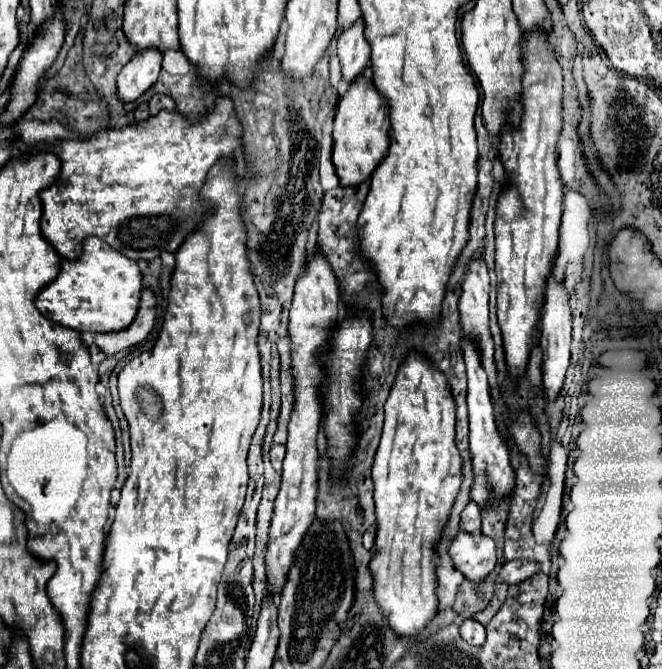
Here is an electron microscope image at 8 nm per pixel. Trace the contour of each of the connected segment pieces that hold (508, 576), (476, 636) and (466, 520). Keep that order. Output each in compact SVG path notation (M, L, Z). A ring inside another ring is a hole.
M513 560L513 562L505 562L499 570L499 578L505 584L519 584L521 580L527 580L527 576L533 576L539 570L539 566L535 562L529 560Z
M465 620L461 624L461 638L473 646L481 646L485 642L485 626L477 620Z
M469 502L465 510L461 512L461 530L465 532L475 532L481 528L481 516L479 516L479 506L475 502Z

